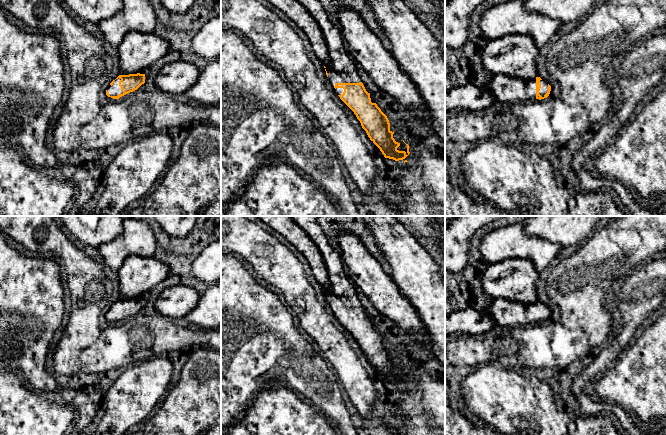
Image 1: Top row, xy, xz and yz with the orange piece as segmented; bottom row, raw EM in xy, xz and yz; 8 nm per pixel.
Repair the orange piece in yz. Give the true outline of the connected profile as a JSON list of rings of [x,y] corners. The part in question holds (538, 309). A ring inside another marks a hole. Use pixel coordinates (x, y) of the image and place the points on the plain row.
[[[495,299],[492,305],[482,309],[481,313],[491,315],[496,322],[496,326],[503,328],[547,322],[551,310],[540,301],[524,304],[505,299]]]

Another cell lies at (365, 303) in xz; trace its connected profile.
[[[362,298],[360,300],[361,306],[363,307],[366,315],[370,317],[369,315],[373,312],[374,307],[372,306],[371,302],[367,298]]]

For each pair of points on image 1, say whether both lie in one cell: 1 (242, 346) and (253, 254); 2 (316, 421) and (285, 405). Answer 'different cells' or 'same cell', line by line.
1: different cells
2: same cell

